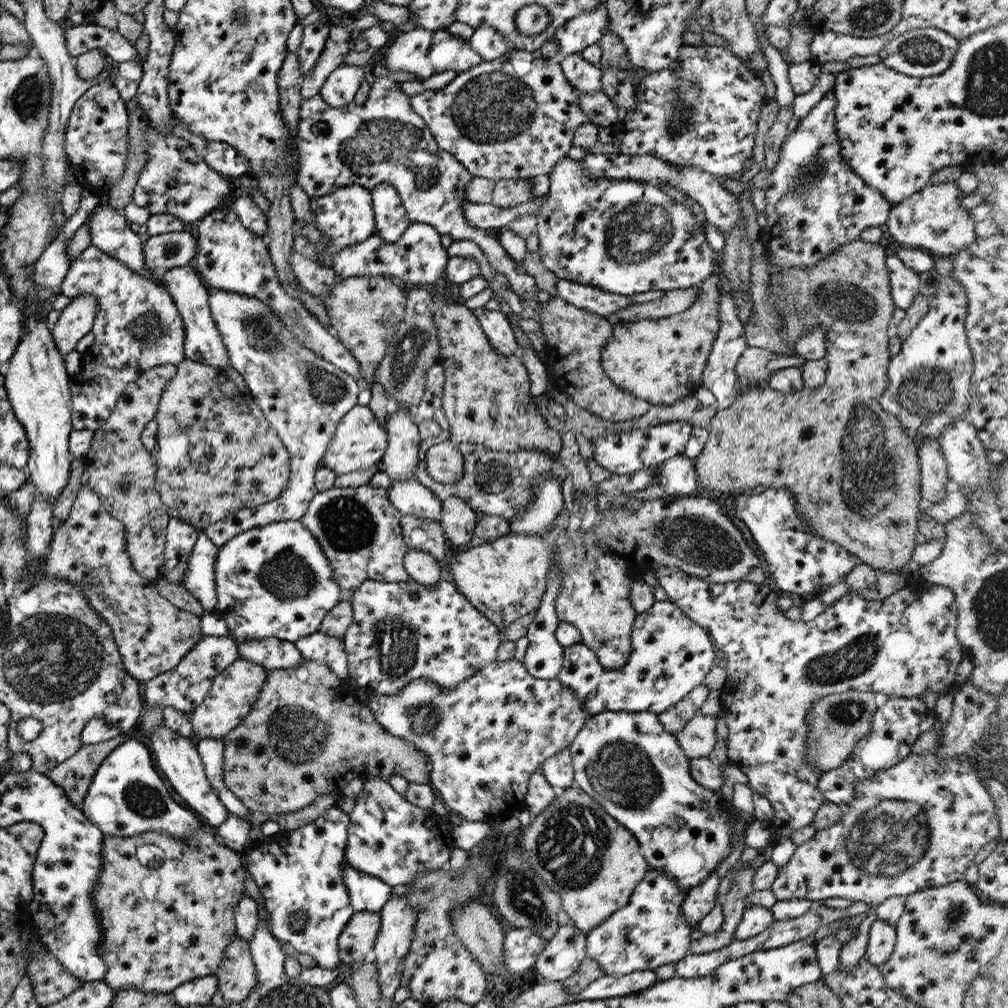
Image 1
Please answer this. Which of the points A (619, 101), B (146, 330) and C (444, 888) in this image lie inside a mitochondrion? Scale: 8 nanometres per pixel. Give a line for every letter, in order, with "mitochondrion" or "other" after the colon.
A: other
B: mitochondrion
C: mitochondrion

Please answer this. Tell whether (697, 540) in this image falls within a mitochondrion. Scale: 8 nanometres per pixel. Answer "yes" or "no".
yes

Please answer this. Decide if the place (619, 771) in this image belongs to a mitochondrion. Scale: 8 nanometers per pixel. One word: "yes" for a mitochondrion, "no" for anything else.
yes

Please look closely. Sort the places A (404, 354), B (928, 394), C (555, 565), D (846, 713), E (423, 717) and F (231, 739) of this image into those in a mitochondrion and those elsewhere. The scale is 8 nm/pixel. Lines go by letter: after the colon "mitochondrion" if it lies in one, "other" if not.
A: mitochondrion
B: mitochondrion
C: other
D: mitochondrion
E: mitochondrion
F: other

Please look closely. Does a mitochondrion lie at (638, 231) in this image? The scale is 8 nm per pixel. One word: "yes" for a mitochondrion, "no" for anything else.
yes

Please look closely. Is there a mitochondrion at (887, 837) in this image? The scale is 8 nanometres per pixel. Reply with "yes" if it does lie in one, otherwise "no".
yes

